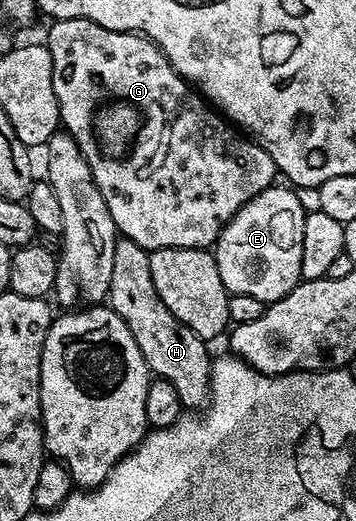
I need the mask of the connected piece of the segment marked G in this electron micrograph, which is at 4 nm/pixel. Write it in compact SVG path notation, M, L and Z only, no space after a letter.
M60 18L51 26L54 27L51 28L50 35L44 38L44 45L50 49L52 56L52 88L58 101L58 116L65 133L71 134L80 152L84 152L84 160L88 160L88 168L92 168L92 180L96 180L96 188L100 188L100 196L104 196L104 204L108 204L108 212L112 212L112 220L121 237L140 244L140 248L147 252L160 248L204 250L213 247L228 220L232 220L232 216L236 216L236 212L240 212L240 208L244 208L244 204L248 204L252 196L275 185L278 169L272 156L268 156L268 152L264 152L264 148L260 148L257 142L239 133L201 94L191 89L174 71L155 42L137 32L116 32L100 28L100 24L87 18Z

